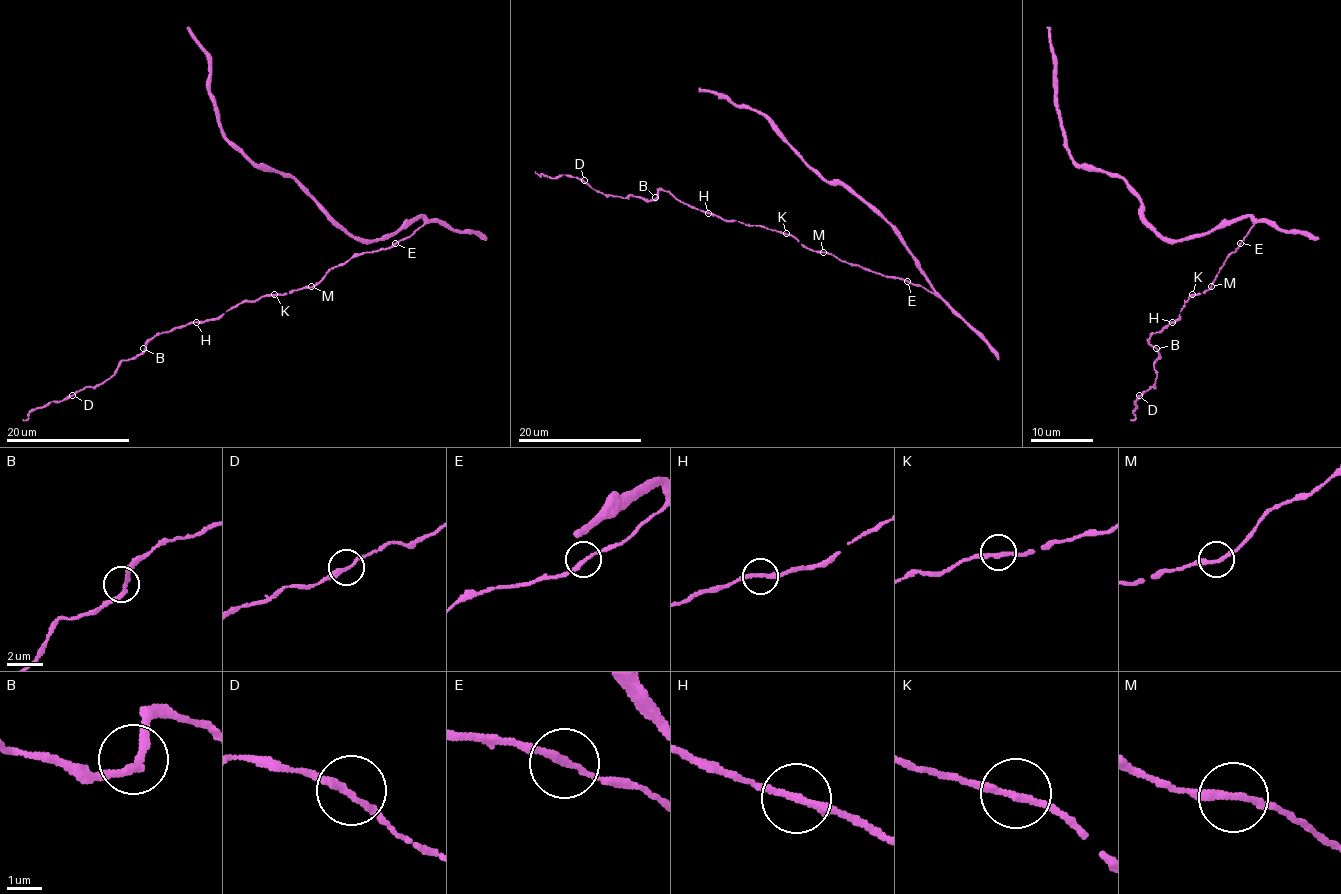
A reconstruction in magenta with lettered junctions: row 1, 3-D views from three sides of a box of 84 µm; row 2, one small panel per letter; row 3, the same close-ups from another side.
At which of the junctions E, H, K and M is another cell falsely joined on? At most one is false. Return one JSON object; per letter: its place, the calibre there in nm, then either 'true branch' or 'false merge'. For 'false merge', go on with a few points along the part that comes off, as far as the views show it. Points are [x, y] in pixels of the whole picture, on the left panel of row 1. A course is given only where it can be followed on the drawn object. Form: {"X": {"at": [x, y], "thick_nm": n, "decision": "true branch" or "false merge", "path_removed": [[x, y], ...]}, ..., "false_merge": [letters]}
{"E": {"at": [395, 243], "thick_nm": 190, "decision": "true branch"}, "H": {"at": [196, 322], "thick_nm": 220, "decision": "true branch"}, "K": {"at": [274, 294], "thick_nm": 200, "decision": "true branch"}, "M": {"at": [311, 286], "thick_nm": 220, "decision": "true branch"}, "false_merge": []}

